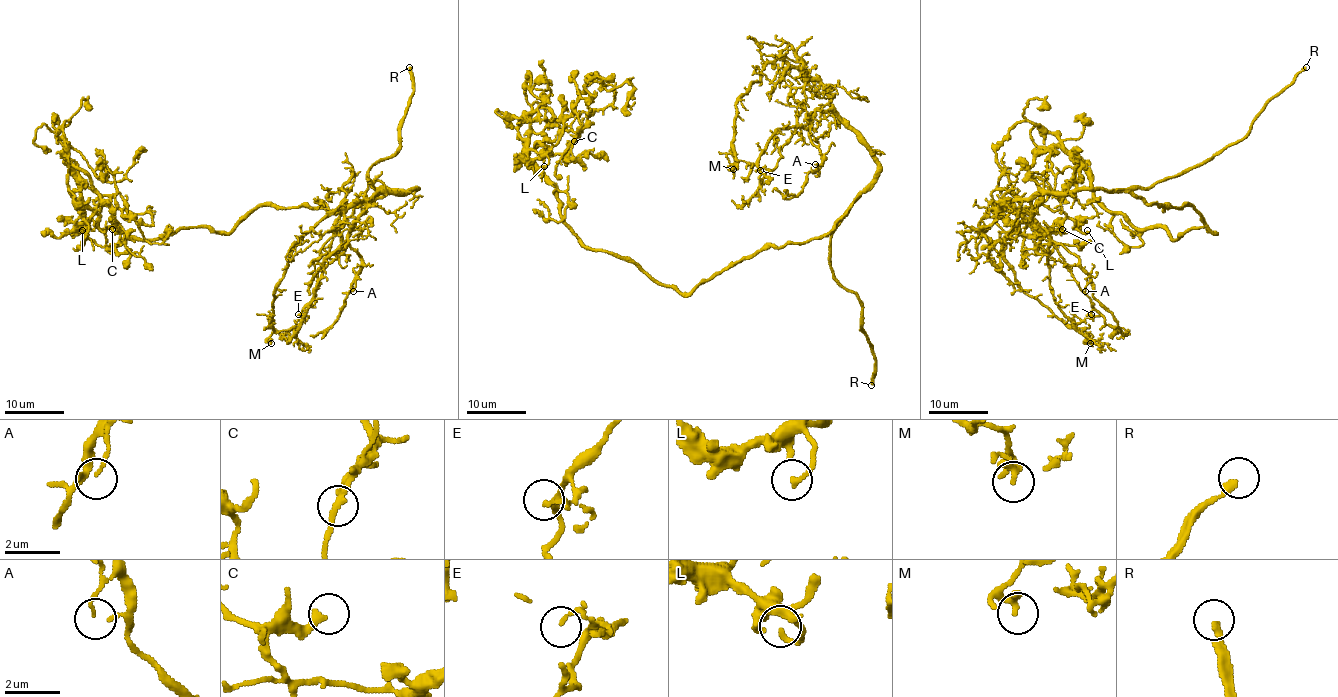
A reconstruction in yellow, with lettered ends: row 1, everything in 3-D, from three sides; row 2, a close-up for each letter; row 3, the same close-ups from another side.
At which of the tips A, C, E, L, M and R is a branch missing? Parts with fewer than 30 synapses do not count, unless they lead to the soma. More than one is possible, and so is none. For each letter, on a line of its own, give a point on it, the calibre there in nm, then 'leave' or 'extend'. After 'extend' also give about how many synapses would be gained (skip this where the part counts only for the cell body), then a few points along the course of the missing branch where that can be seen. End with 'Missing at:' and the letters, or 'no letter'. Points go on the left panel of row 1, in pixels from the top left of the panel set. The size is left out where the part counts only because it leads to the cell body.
A: (353, 291) | 100 nm | leave
C: (112, 229) | 260 nm | extend | 60 syn | (112, 229), (121, 218), (118, 187), (137, 168)
E: (298, 314) | 90 nm | leave
L: (82, 230) | 190 nm | leave
M: (271, 343) | 200 nm | leave
R: (409, 67) | 240 nm | extend
Missing at: C, R

